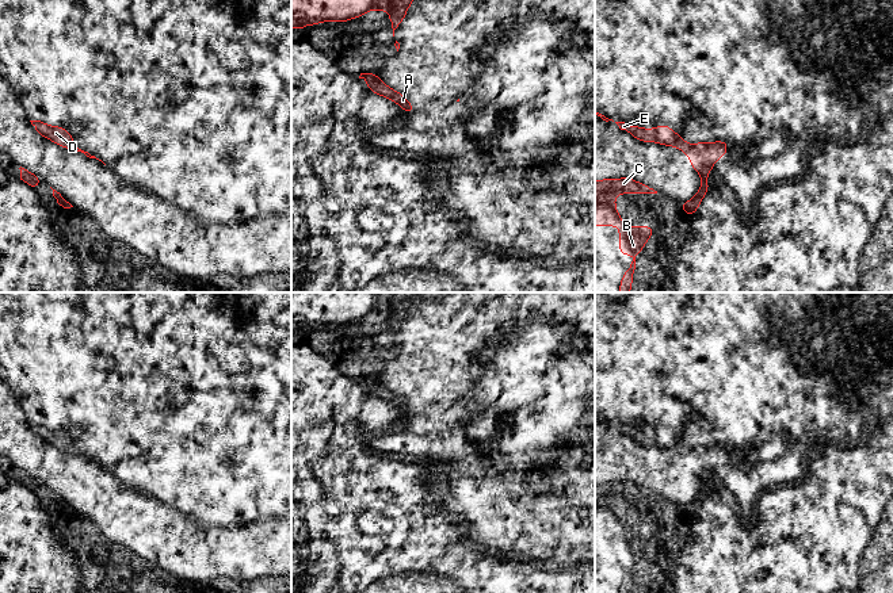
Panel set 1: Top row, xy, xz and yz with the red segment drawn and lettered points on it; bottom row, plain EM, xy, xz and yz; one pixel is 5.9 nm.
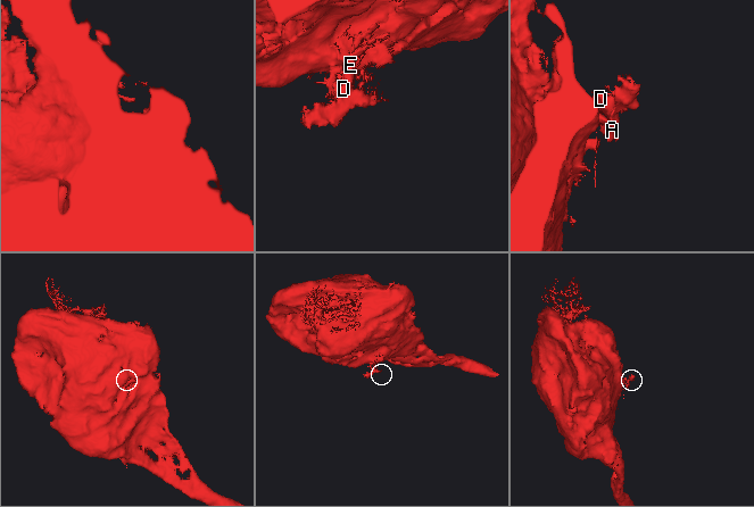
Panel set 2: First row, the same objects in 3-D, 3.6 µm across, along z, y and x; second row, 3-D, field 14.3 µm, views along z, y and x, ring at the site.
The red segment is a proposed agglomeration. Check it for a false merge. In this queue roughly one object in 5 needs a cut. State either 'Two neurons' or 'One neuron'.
Two neurons

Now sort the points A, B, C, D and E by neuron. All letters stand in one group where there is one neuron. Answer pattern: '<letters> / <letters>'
A D E / B C

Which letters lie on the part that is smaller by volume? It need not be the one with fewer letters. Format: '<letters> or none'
A, D, E

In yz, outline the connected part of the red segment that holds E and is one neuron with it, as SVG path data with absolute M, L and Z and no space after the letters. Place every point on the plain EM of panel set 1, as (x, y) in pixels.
M625 425L615 426L621 433L629 435L638 444L676 449L690 460L692 471L702 479L701 491L691 504L679 508L679 510L691 520L709 496L707 478L711 475L713 467L728 455L728 447L725 444L714 444L711 447L698 445L691 448L665 428L660 428L656 432L642 432L638 429L630 429Z

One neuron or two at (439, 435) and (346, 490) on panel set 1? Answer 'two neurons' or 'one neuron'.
two neurons

